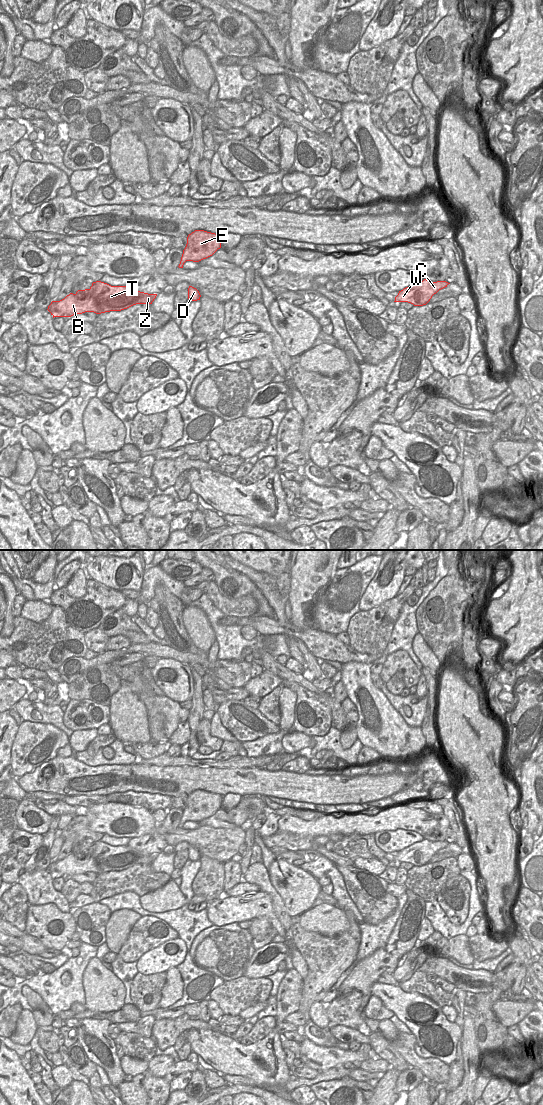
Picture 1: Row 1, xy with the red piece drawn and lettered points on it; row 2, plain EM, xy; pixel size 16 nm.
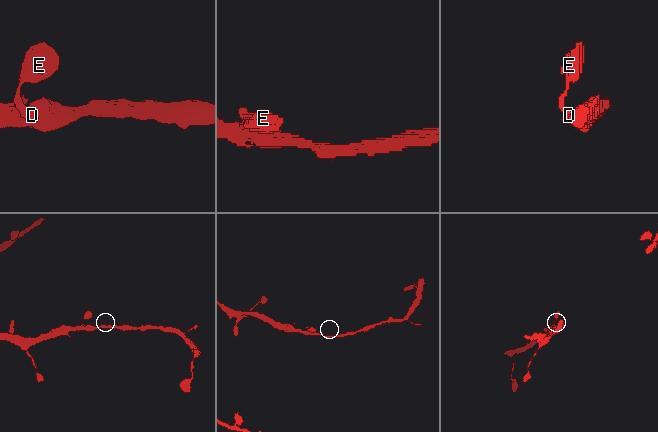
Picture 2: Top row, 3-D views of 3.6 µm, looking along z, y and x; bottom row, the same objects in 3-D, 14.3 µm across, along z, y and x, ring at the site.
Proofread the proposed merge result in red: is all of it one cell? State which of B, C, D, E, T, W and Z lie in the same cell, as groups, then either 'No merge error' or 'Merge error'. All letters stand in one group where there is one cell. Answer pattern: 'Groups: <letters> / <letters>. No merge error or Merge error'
Groups: B C D E T W Z. No merge error.

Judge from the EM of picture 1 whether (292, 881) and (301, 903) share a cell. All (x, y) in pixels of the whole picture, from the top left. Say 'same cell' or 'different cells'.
same cell

